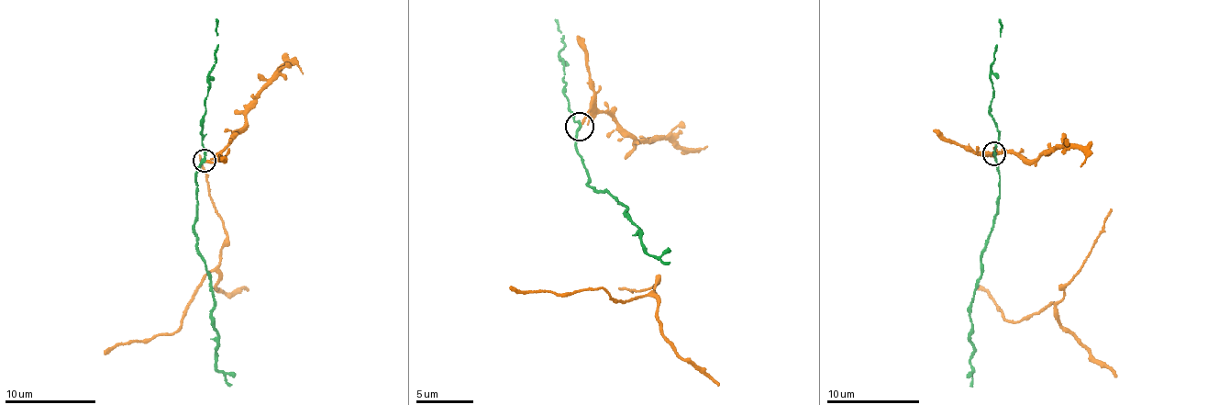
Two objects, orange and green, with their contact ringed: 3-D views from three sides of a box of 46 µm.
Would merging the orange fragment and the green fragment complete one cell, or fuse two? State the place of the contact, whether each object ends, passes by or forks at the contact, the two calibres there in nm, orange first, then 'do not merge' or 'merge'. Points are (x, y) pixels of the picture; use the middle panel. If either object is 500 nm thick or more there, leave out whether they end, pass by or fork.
(580, 127) | orange ends | green passes by | 200/200 nm | do not merge

